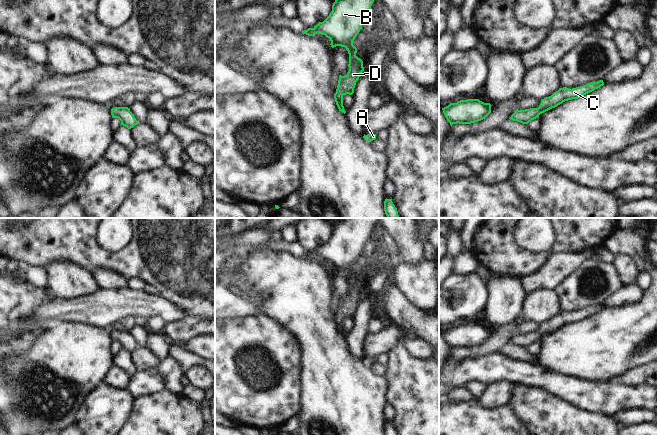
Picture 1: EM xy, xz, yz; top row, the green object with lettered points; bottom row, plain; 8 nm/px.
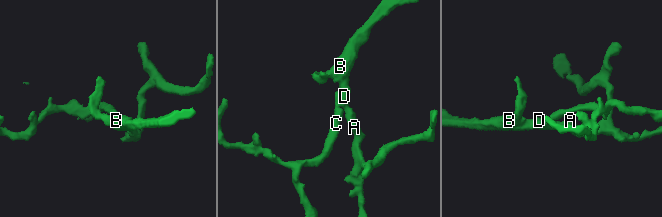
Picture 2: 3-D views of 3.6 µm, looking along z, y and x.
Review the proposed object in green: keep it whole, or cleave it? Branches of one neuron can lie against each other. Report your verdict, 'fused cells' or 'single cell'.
single cell

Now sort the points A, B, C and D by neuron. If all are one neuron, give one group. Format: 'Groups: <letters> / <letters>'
Groups: A B C D

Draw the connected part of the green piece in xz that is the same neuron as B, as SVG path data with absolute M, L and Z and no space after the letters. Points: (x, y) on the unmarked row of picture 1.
M344 218L337 221L332 229L329 240L319 246L313 252L302 255L308 260L315 260L317 257L325 259L331 265L331 271L345 271L349 278L349 295L345 300L339 299L338 309L334 323L342 337L346 337L343 330L343 320L352 319L356 306L364 295L363 285L356 280L357 272L353 269L357 258L371 230L378 218Z

